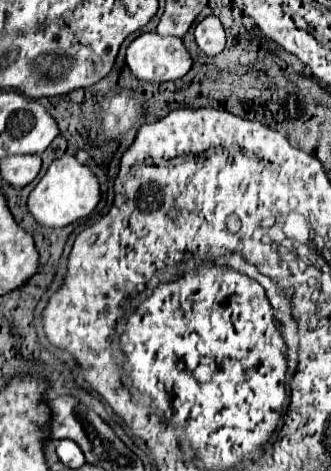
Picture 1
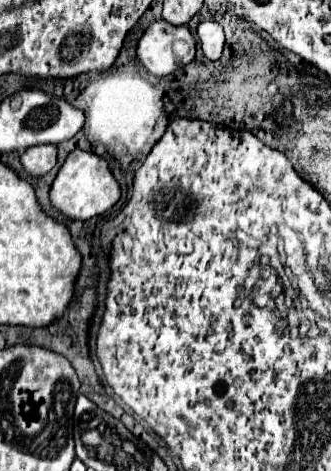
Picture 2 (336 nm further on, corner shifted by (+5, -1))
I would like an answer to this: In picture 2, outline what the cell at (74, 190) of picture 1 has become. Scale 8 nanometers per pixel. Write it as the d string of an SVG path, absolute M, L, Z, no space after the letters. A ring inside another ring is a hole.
M75 149L67 155L49 191L53 209L61 211L69 219L81 219L81 221L109 211L119 201L119 195L121 195L119 183L115 181L107 161L103 157L97 157L95 153L81 149Z

